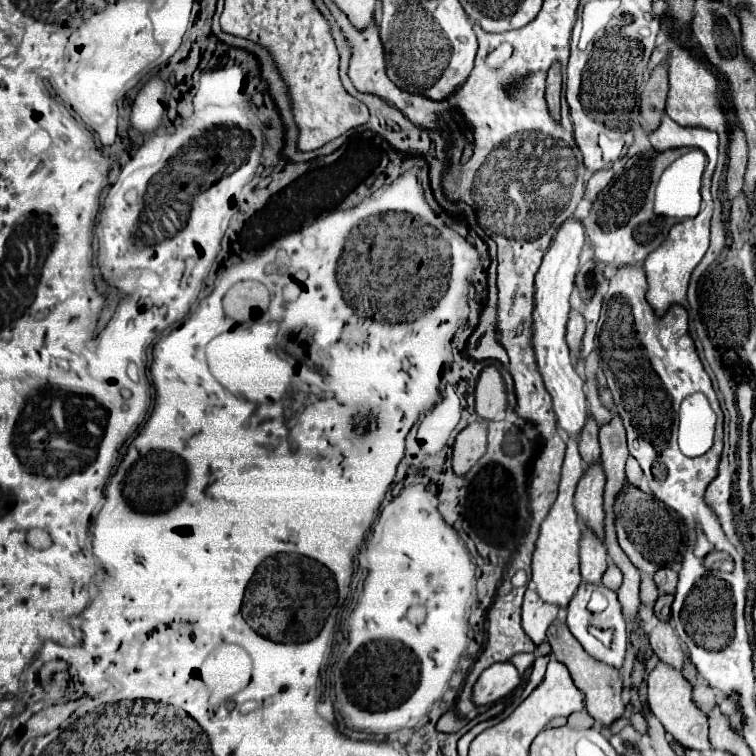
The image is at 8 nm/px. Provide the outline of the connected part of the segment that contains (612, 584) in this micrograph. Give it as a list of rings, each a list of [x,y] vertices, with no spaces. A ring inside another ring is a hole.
[[[610,565],[602,577],[602,585],[606,585],[608,589],[616,591],[622,585],[622,571],[616,565]]]

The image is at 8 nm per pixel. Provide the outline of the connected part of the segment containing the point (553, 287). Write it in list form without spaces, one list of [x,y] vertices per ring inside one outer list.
[[[570,217],[562,223],[556,231],[542,265],[536,273],[536,293],[534,293],[534,311],[532,311],[532,347],[538,363],[538,371],[544,379],[546,391],[552,395],[554,411],[558,417],[558,425],[572,435],[578,435],[586,423],[588,415],[588,401],[584,395],[584,381],[576,373],[568,345],[564,341],[566,321],[570,313],[570,293],[574,289],[574,275],[578,271],[578,257],[584,247],[584,225],[580,219]]]

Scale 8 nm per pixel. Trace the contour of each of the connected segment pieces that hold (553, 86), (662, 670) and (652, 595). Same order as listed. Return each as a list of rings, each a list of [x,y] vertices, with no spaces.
[[[554,65],[548,71],[548,81],[546,81],[546,101],[550,107],[550,113],[554,115],[554,119],[560,119],[560,89],[562,89],[562,75],[560,75],[560,67]]]
[[[656,663],[656,667],[648,673],[646,681],[648,681],[650,709],[658,717],[658,721],[664,725],[664,729],[684,747],[696,749],[696,751],[708,751],[710,749],[708,715],[692,703],[692,685],[682,677],[682,673],[668,667],[666,663]]]
[[[646,575],[646,577],[642,579],[642,583],[640,583],[640,601],[642,601],[644,605],[650,605],[650,607],[652,607],[652,605],[656,603],[656,599],[658,599],[658,589],[656,589],[652,577]]]

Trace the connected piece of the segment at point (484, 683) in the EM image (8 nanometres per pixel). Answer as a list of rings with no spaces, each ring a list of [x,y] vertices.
[[[510,661],[494,663],[480,675],[478,683],[474,685],[472,699],[476,705],[494,703],[494,701],[506,697],[508,693],[512,693],[520,683],[522,683],[522,677]]]

